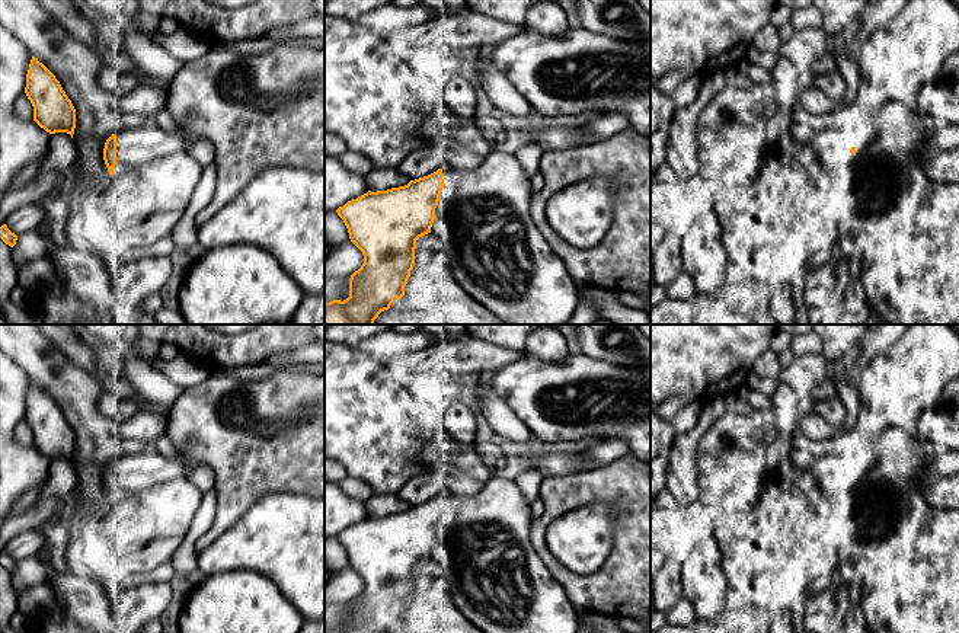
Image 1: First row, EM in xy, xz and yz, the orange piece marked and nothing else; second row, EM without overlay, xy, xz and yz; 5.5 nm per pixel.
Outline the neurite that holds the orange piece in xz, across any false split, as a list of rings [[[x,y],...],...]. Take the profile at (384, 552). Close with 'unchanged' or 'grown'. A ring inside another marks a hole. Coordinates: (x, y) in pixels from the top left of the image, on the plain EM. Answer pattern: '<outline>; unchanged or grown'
[[[444,493],[410,506],[405,512],[377,517],[348,527],[336,536],[343,546],[351,568],[362,578],[364,589],[349,604],[349,623],[333,626],[325,633],[390,633],[405,621],[405,613],[415,592],[416,566],[428,559],[435,541],[442,514],[461,508],[471,496]]]; grown

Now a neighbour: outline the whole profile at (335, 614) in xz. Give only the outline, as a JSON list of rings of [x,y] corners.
[[[349,602],[325,604],[325,629],[349,623]]]

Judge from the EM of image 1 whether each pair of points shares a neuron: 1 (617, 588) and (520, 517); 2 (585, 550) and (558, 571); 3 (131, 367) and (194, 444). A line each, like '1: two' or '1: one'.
1: two
2: two
3: two

